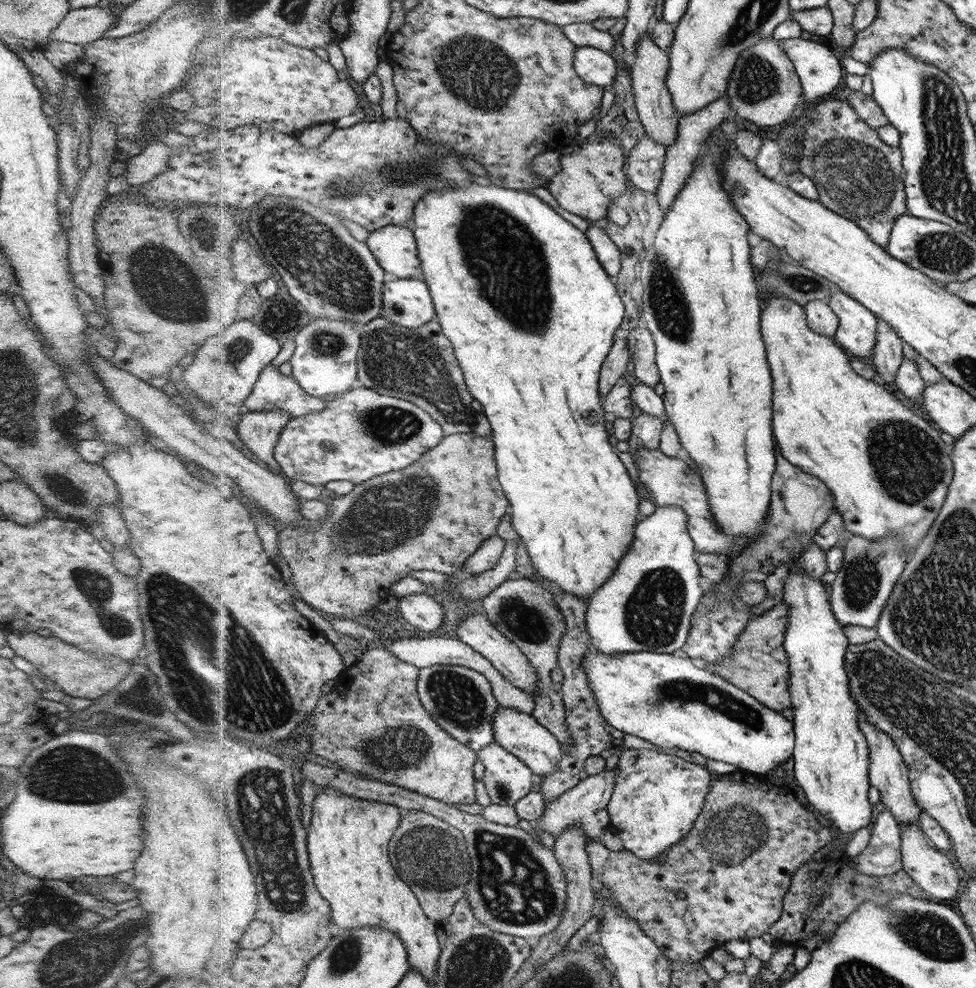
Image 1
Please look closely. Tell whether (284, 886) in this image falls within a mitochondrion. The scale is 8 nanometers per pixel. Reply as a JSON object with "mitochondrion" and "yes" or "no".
{"mitochondrion":"yes"}

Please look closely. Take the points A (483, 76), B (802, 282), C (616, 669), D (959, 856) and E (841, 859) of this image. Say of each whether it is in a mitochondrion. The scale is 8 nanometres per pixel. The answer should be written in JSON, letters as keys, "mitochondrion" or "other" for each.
{"A":"mitochondrion","B":"mitochondrion","C":"other","D":"other","E":"other"}

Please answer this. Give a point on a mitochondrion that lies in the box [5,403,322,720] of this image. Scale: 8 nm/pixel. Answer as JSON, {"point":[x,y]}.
{"point":[94,585]}

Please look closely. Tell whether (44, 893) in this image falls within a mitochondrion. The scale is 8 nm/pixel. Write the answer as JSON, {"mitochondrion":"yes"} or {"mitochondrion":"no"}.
{"mitochondrion":"no"}

